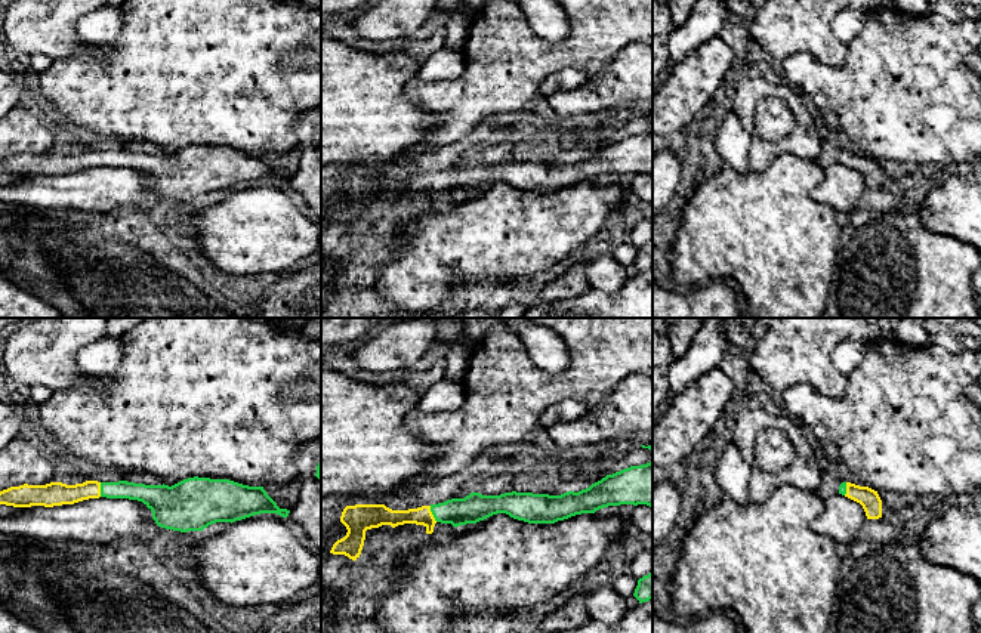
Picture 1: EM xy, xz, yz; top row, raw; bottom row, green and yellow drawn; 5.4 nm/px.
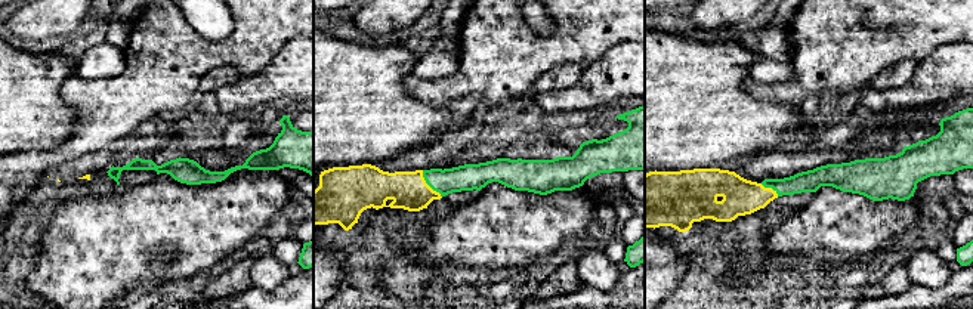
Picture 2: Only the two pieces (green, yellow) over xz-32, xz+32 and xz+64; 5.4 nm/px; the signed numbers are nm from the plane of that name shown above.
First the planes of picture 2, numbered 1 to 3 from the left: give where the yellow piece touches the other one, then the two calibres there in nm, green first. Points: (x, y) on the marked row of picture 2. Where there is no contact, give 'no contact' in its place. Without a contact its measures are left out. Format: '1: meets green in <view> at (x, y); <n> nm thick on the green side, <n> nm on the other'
1: no contact
2: meets green in xz+32 at (429, 185); 140 nm thick on the green side, 200 nm on the other
3: meets green in xz+64 at (769, 187); 120 nm thick on the green side, 200 nm on the other

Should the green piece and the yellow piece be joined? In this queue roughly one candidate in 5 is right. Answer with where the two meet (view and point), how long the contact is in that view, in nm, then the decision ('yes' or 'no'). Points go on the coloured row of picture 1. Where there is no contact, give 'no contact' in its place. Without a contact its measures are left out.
xz (432, 513) | 100 nm | yes

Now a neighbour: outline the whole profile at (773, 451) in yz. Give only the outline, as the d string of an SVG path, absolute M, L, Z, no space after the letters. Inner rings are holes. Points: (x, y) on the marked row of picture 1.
M762 427L756 432L752 461L763 472L777 473L795 458L789 438L775 427Z

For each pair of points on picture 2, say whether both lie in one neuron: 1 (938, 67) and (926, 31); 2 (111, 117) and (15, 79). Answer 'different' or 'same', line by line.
1: different
2: different

